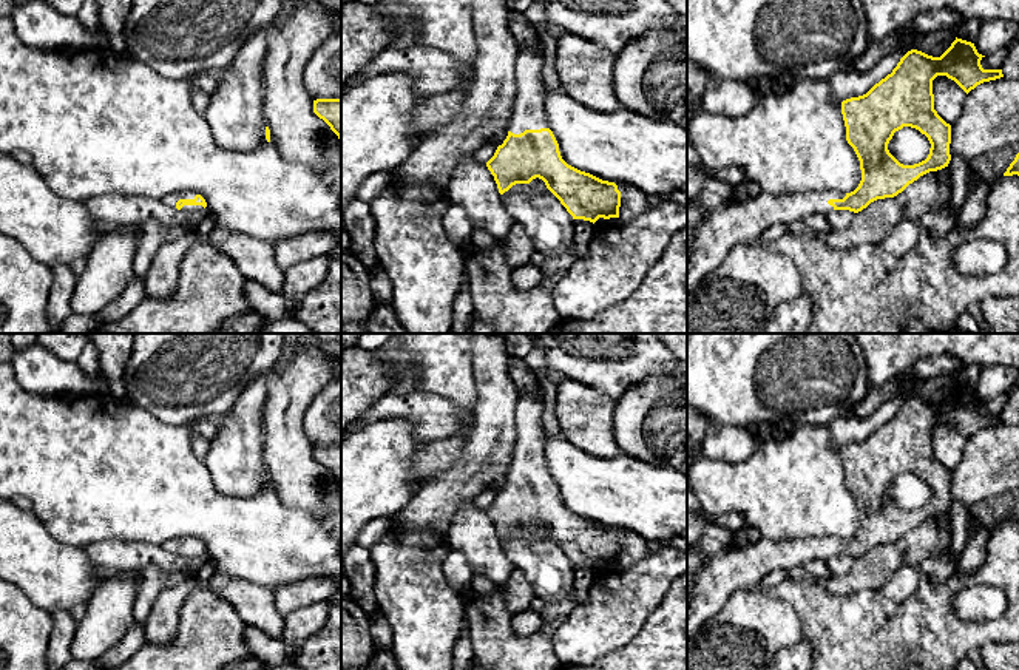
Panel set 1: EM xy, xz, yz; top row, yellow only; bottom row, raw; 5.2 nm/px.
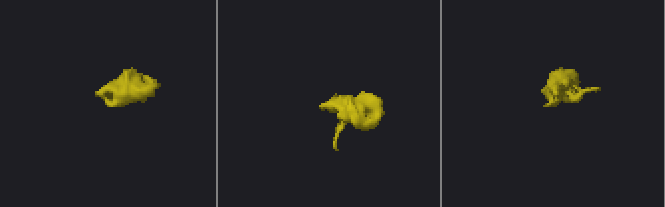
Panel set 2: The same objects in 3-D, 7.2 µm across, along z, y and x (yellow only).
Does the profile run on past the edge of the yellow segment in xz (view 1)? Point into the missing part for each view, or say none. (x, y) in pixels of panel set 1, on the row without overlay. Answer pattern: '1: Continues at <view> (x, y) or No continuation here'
1: Continues at xz (528, 459)

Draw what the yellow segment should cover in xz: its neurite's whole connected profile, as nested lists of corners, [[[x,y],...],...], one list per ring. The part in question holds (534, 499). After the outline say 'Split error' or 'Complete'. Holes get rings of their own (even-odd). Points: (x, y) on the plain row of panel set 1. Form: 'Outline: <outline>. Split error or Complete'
Outline: [[[540,384],[536,392],[517,400],[517,440],[510,477],[486,508],[499,539],[539,523],[573,565],[594,570],[599,563],[619,563],[618,531],[568,511],[560,502],[545,460],[543,408]]]. Split error

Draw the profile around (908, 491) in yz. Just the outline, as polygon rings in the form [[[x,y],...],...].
[[[911,472],[895,477],[888,489],[889,499],[903,511],[914,511],[925,506],[929,494],[928,483]]]

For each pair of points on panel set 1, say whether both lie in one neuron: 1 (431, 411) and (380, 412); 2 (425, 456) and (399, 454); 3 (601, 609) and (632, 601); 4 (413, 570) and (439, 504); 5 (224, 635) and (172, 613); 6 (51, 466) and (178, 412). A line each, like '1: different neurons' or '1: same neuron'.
1: same neuron
2: different neurons
3: same neuron
4: different neurons
5: different neurons
6: different neurons

